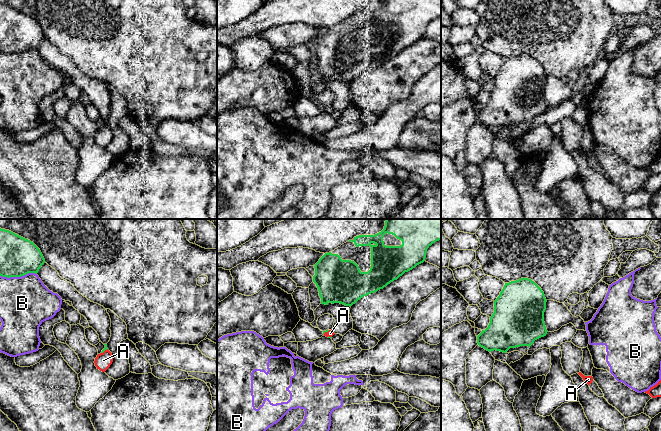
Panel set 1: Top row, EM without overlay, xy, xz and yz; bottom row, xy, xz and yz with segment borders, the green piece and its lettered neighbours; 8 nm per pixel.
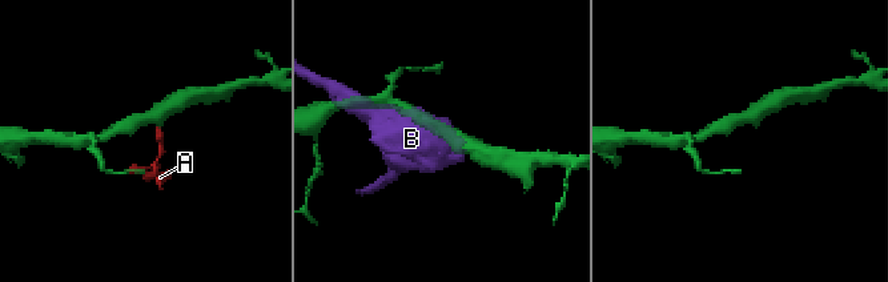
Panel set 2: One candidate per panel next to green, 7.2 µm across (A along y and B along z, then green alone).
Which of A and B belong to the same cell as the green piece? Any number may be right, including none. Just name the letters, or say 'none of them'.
A

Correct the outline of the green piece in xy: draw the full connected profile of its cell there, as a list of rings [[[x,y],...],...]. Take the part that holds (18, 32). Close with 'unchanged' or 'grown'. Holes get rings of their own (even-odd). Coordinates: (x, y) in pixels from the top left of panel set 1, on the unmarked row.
[[[0,4],[0,52],[37,50],[44,39],[40,25],[33,18]]] | unchanged

